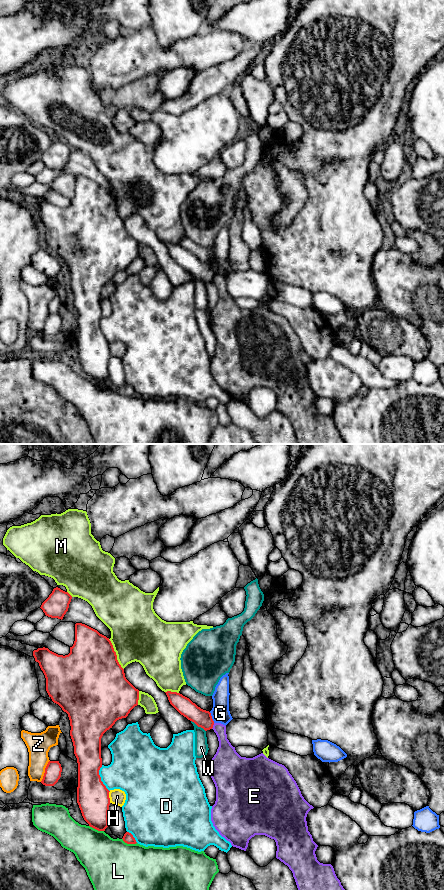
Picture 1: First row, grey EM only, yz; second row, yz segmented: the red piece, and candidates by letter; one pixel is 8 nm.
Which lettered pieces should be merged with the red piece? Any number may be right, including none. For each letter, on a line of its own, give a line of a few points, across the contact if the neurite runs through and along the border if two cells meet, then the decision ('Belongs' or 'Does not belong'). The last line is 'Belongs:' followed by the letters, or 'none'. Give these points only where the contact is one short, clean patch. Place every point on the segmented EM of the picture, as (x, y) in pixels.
D: Does not belong
E: Line: yz (214, 723), (211, 728). Does not belong
G: Line: yz (209, 712), (214, 722). Does not belong
H: Does not belong
L: Does not belong
M: Does not belong
W: Does not belong
Z: Does not belong
Belongs: none

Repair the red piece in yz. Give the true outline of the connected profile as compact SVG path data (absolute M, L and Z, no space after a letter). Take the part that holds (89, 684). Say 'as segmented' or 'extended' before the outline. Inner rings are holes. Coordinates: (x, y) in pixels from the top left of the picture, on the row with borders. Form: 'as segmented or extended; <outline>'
as segmented; M75 624L75 641L68 655L58 655L48 648L33 651L46 678L46 691L52 701L68 714L70 736L78 763L77 803L90 827L105 831L108 827L109 790L101 781L101 738L119 719L126 718L138 705L139 690L125 677L109 638L97 630Z

